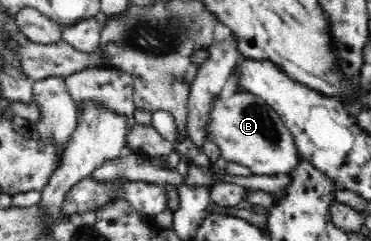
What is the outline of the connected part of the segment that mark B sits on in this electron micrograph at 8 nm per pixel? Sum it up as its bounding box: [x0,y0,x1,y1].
[206,92,303,175]

